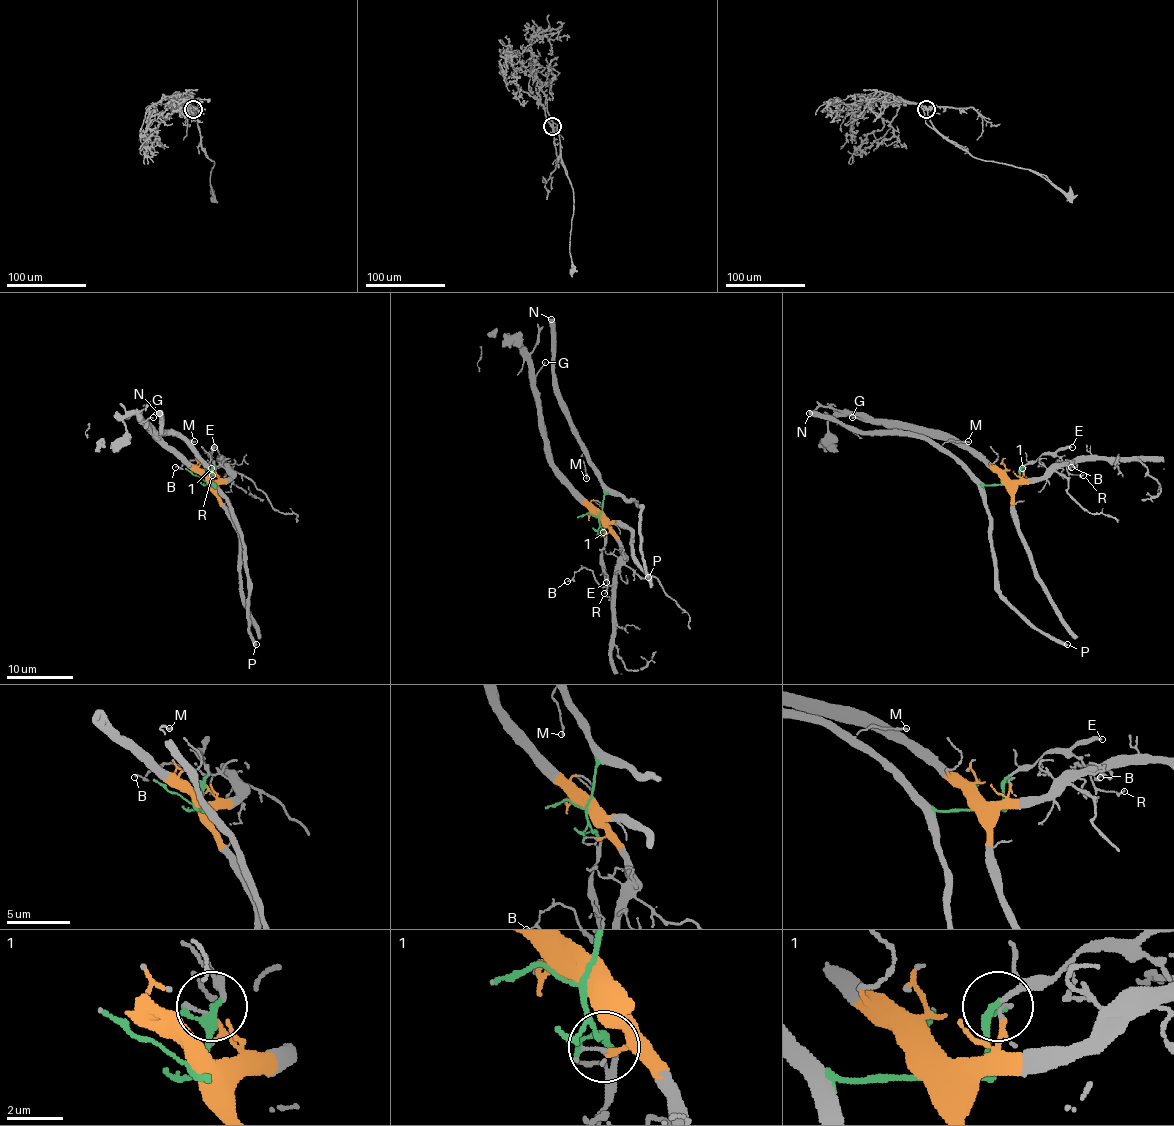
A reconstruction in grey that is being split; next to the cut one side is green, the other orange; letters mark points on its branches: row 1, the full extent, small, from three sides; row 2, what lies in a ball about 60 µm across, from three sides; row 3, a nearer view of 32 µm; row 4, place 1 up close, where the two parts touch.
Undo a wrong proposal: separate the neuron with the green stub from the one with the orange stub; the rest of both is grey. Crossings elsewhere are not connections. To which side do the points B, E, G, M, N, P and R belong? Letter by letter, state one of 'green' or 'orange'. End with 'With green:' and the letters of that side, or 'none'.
B: orange
E: green
G: orange
M: green
N: green
P: green
R: green
With green: E, M, N, P, R

